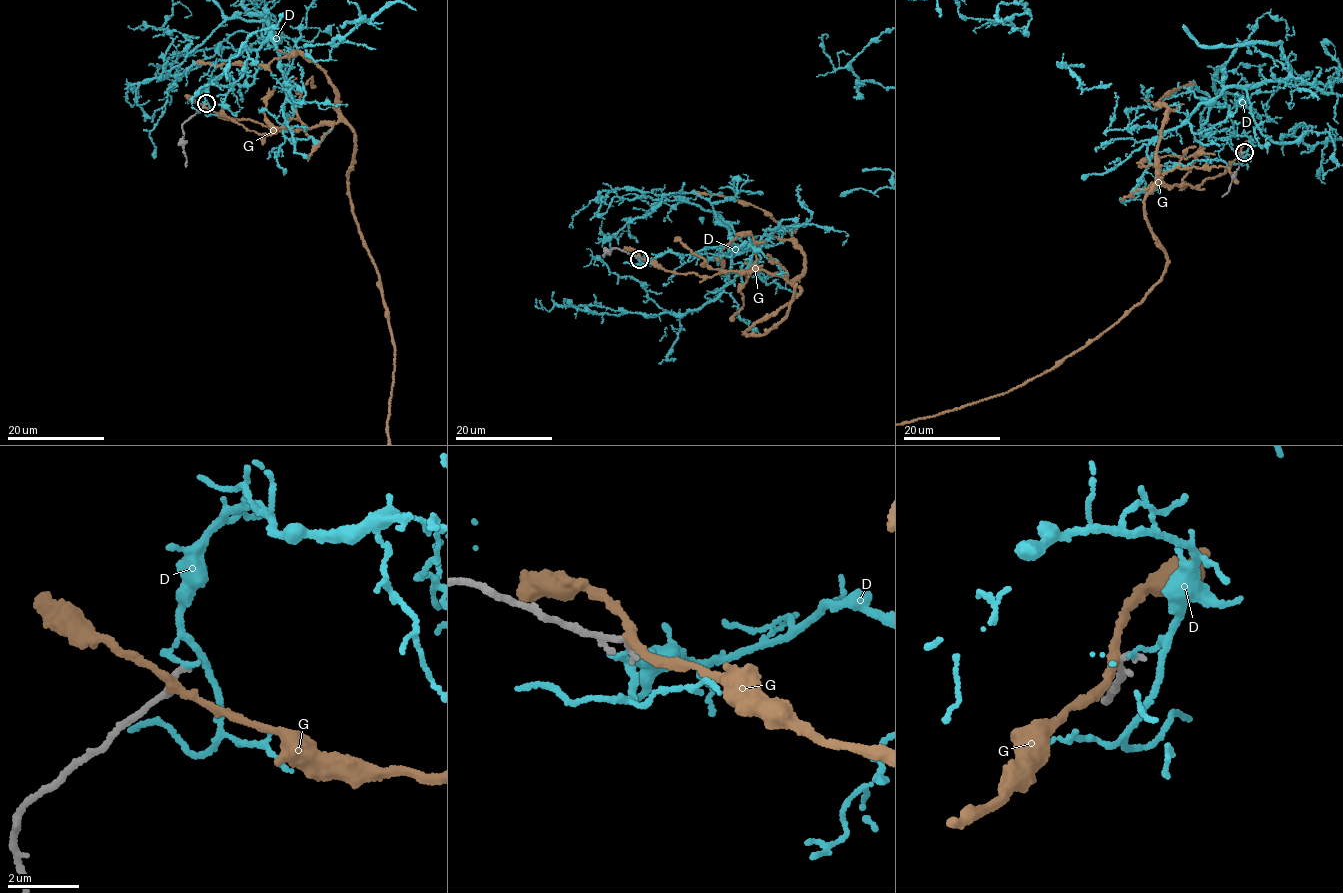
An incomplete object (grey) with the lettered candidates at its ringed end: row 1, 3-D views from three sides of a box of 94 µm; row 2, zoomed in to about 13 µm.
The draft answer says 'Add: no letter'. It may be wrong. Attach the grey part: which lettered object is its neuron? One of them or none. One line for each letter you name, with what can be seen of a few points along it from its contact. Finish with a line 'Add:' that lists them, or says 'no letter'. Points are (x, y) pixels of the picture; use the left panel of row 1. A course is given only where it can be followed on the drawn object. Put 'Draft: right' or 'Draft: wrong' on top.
Draft: right
Add: no letter

